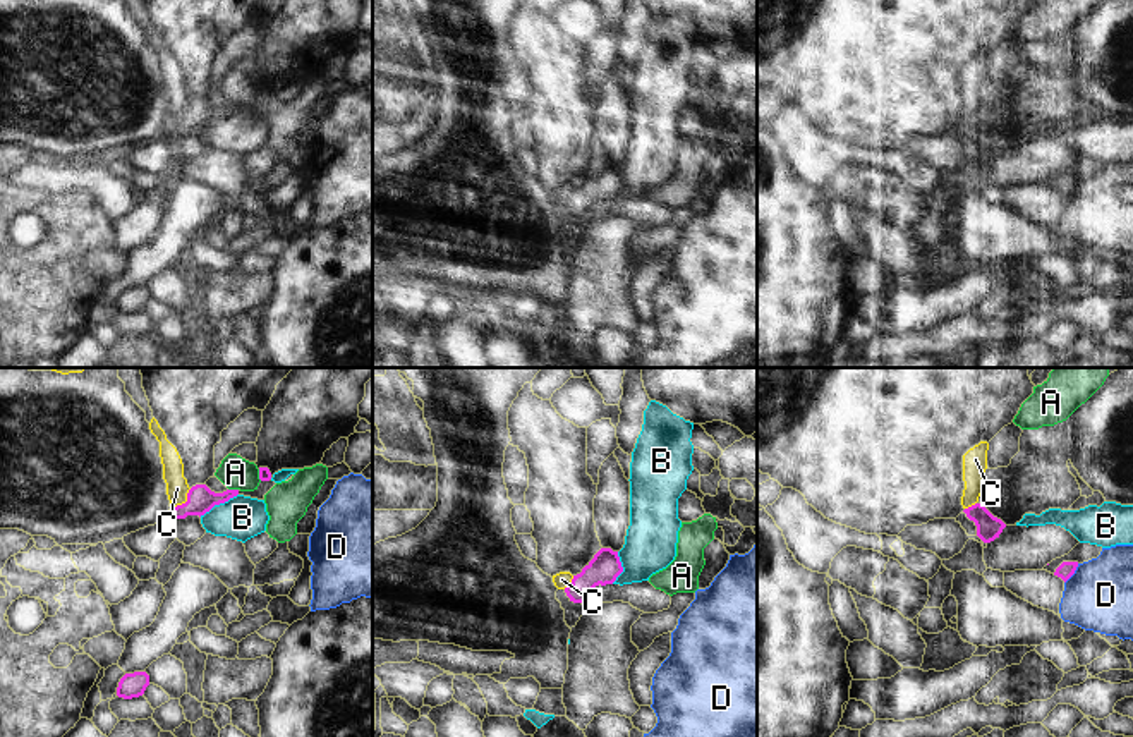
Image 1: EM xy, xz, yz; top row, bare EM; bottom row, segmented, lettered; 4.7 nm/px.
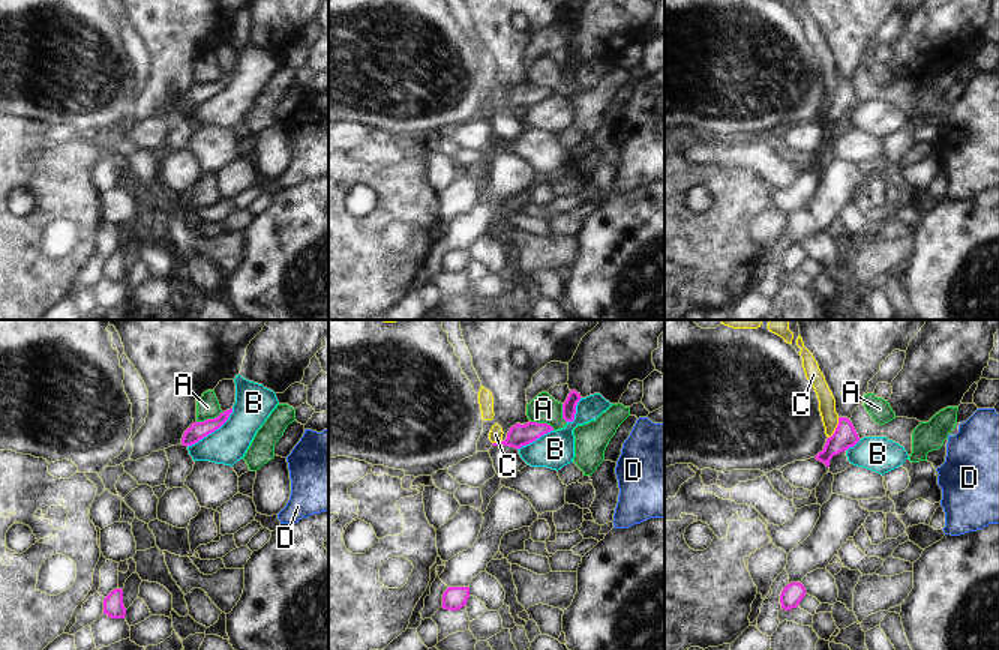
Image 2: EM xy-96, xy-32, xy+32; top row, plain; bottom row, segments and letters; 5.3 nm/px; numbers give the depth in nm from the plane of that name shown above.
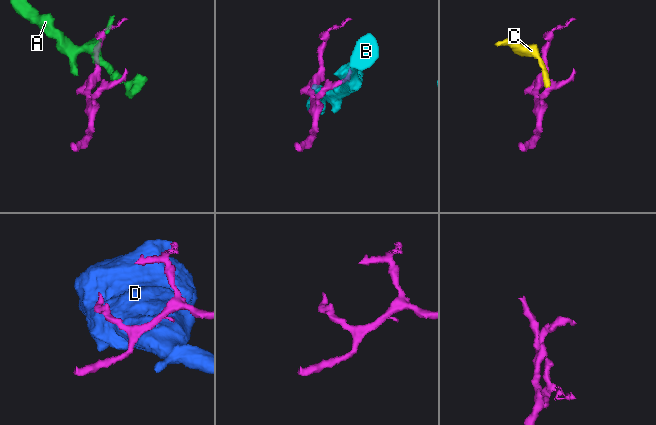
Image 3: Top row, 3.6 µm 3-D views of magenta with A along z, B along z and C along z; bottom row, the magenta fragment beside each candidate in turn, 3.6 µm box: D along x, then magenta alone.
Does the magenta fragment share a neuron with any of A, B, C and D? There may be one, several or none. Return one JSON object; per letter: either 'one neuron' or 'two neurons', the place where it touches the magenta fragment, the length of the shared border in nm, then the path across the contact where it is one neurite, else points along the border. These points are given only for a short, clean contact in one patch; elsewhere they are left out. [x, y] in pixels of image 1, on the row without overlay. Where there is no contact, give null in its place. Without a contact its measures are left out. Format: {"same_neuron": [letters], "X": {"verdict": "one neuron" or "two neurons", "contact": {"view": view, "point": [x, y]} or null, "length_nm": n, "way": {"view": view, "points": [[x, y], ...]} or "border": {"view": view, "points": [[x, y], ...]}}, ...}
{"same_neuron": [], "A": {"verdict": "two neurons", "contact": {"view": "xy", "point": [234, 105]}, "length_nm": 50}, "B": {"verdict": "two neurons", "contact": {"view": "xy", "point": [218, 119]}, "length_nm": 220}, "C": {"verdict": "two neurons", "contact": {"view": "xy", "point": [186, 117]}, "length_nm": 130, "border": {"view": "xy", "points": [[191, 103], [186, 115], [172, 122]]}}, "D": {"verdict": "two neurons", "contact": {"view": "yz", "point": [1073, 188]}, "length_nm": 120}}

